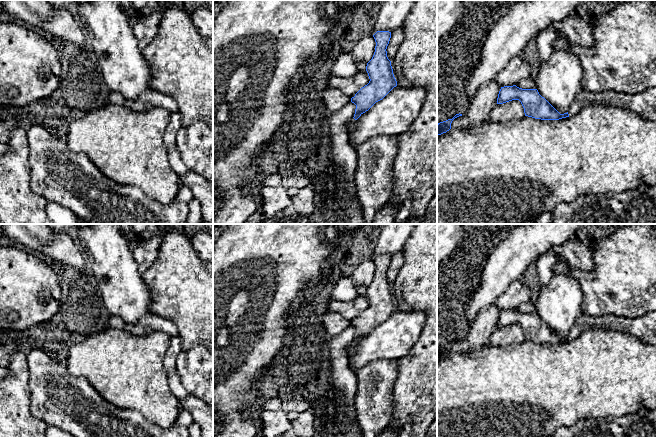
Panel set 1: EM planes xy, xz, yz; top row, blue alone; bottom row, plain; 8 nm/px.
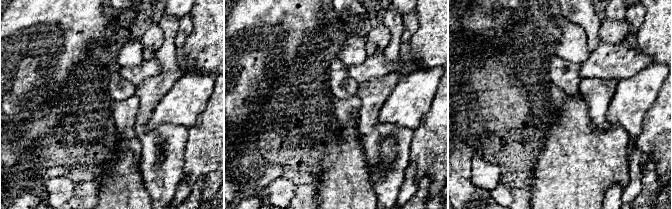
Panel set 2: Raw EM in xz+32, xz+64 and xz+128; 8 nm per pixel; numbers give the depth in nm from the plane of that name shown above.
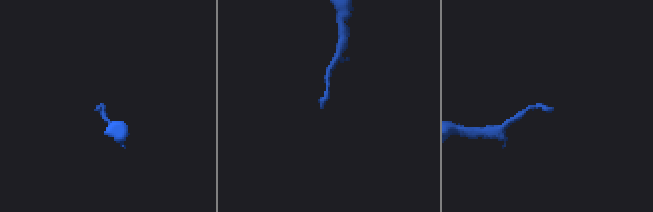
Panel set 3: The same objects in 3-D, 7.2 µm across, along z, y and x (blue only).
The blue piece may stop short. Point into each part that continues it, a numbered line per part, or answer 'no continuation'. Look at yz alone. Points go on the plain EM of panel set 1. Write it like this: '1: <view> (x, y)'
1: yz (643, 328)

